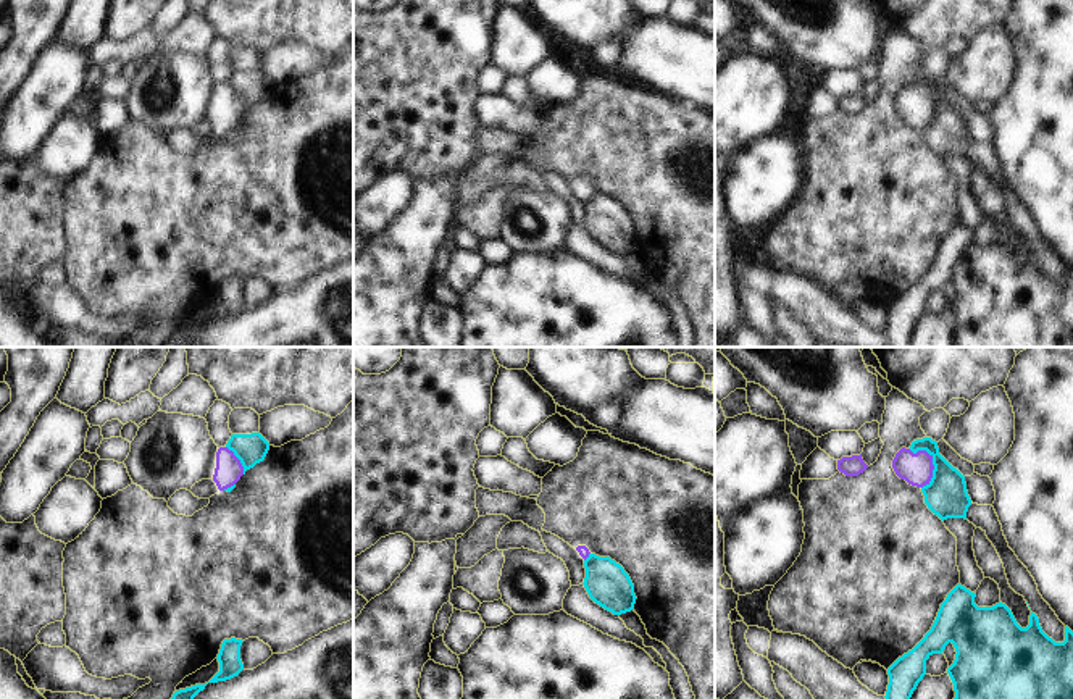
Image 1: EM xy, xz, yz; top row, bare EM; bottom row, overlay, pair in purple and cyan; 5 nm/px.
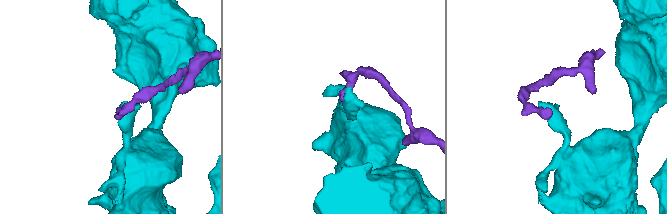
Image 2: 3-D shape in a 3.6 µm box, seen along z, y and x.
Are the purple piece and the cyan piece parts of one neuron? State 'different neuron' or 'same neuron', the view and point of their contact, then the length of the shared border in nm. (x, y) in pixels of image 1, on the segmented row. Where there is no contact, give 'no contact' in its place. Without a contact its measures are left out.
different neuron | yz (931, 462) | 220 nm

